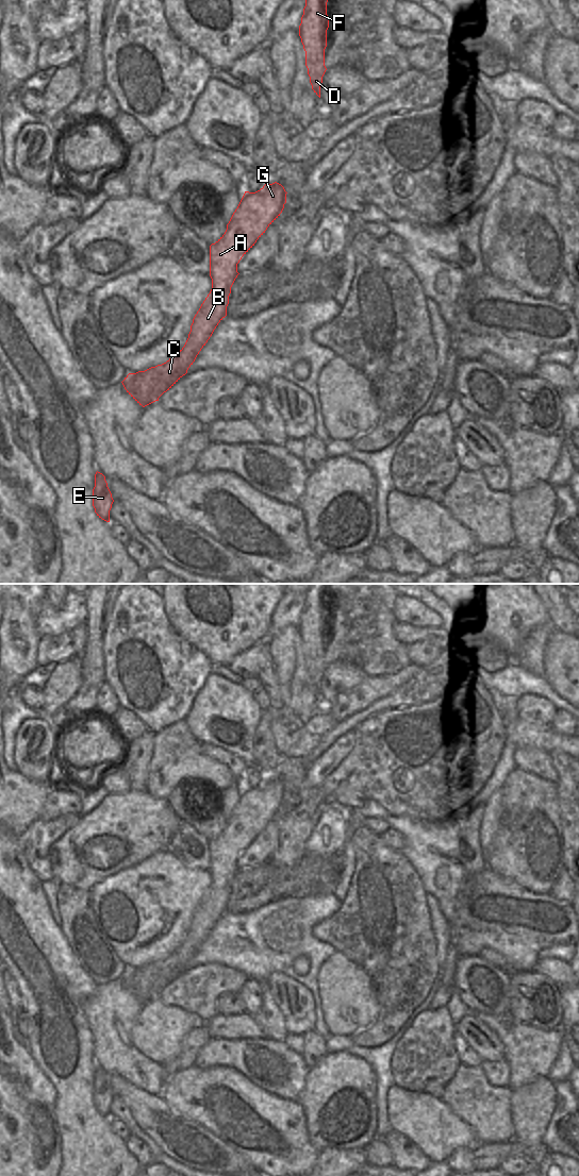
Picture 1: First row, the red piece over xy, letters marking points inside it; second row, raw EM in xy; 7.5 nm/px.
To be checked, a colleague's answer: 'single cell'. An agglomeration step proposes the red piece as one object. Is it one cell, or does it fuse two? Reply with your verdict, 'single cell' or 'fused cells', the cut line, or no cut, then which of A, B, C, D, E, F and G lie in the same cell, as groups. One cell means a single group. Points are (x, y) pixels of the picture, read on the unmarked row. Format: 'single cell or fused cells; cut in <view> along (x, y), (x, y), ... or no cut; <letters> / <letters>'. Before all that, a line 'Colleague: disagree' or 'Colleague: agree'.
Colleague: agree
single cell; no cut; A B C D E F G

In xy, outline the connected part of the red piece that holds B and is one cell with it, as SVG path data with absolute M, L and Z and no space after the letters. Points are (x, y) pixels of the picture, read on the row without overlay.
M275 777L255 788L245 787L225 829L210 841L212 885L193 914L184 942L162 960L129 969L121 977L127 988L143 1003L159 996L195 957L218 919L227 911L231 883L239 870L237 859L286 799L284 783Z

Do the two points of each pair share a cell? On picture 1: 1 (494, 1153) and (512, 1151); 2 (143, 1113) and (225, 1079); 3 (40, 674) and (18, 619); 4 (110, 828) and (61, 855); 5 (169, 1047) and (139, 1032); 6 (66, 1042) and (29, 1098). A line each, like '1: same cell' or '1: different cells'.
1: same cell
2: different cells
3: different cells
4: same cell
5: same cell
6: different cells

